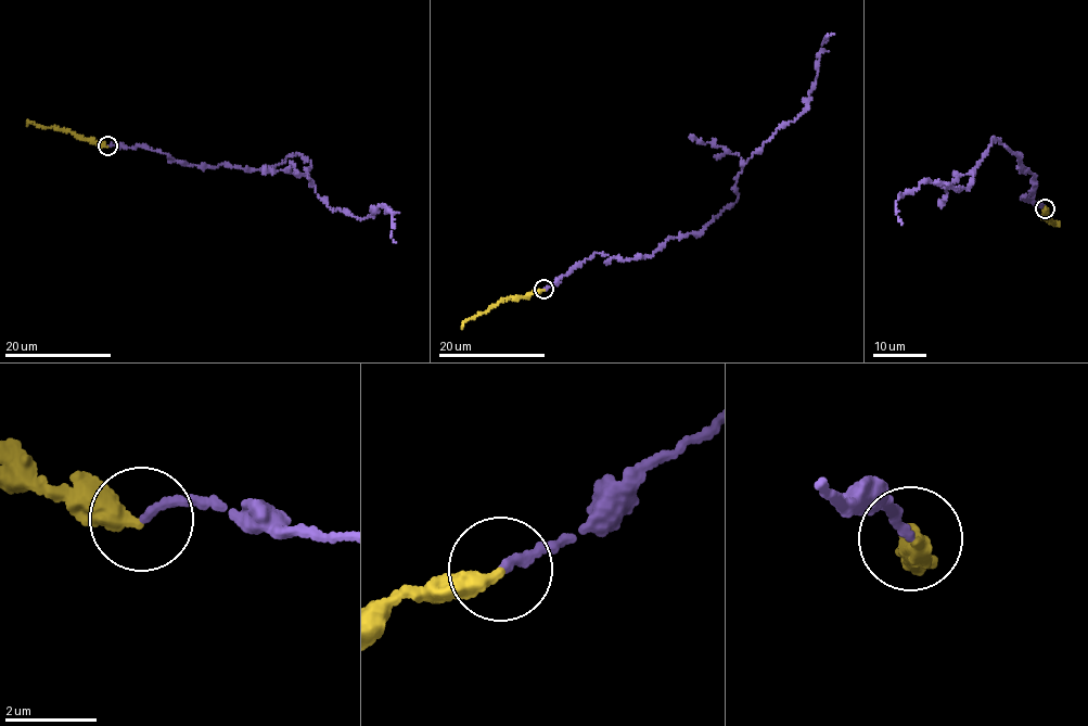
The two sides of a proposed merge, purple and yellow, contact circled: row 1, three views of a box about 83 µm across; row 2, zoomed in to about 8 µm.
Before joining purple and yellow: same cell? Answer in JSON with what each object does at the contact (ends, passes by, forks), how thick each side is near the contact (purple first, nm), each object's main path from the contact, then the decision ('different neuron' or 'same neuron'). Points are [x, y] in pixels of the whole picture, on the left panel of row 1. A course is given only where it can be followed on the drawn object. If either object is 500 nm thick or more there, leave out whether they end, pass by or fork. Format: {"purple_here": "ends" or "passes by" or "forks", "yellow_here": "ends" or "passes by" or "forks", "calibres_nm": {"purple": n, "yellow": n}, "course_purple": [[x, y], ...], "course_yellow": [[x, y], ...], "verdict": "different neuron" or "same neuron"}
{"purple_here": "ends", "yellow_here": "ends", "calibres_nm": {"purple": 220, "yellow": 400}, "course_purple": [[107, 145], [247, 169], [299, 154], [331, 208], [361, 218], [381, 205], [392, 213], [395, 243]], "course_yellow": [[106, 147], [26, 120]], "verdict": "same neuron"}

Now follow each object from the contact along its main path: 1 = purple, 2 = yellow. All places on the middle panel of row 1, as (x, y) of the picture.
1: (544, 289), (597, 252), (649, 257), (736, 201), (746, 161), (806, 107), (833, 34)
2: (544, 290), (533, 291), (525, 297), (502, 298), (483, 314), (470, 317), (461, 328)

